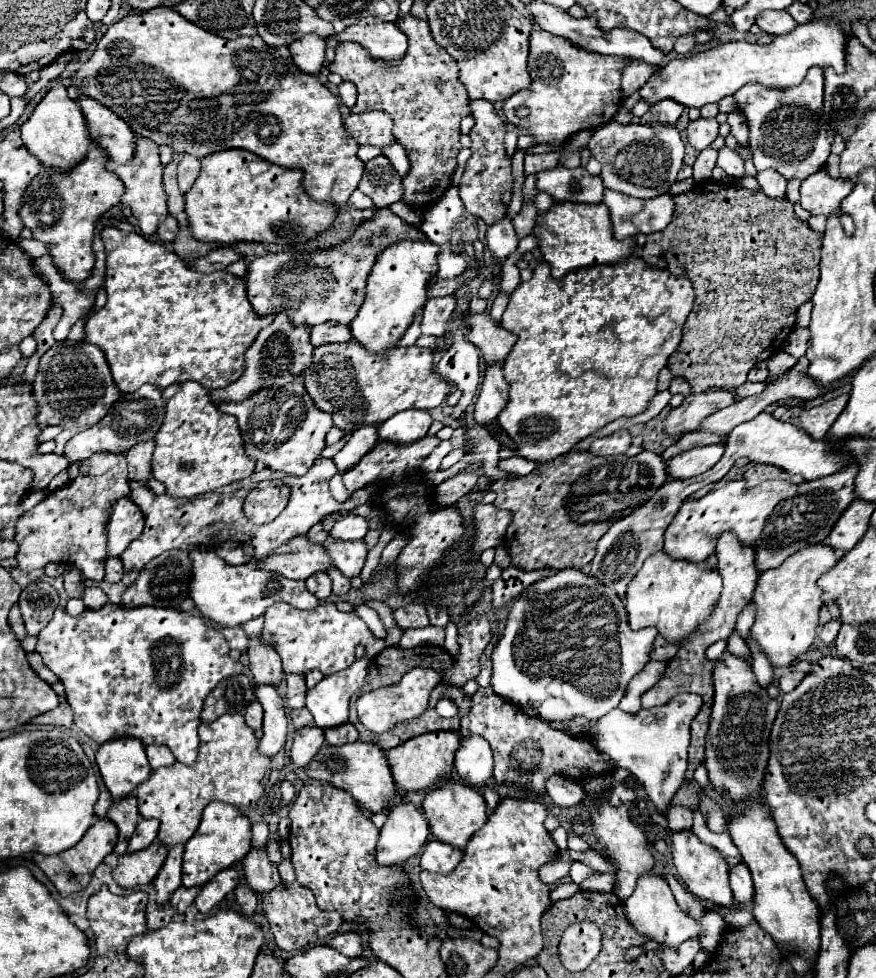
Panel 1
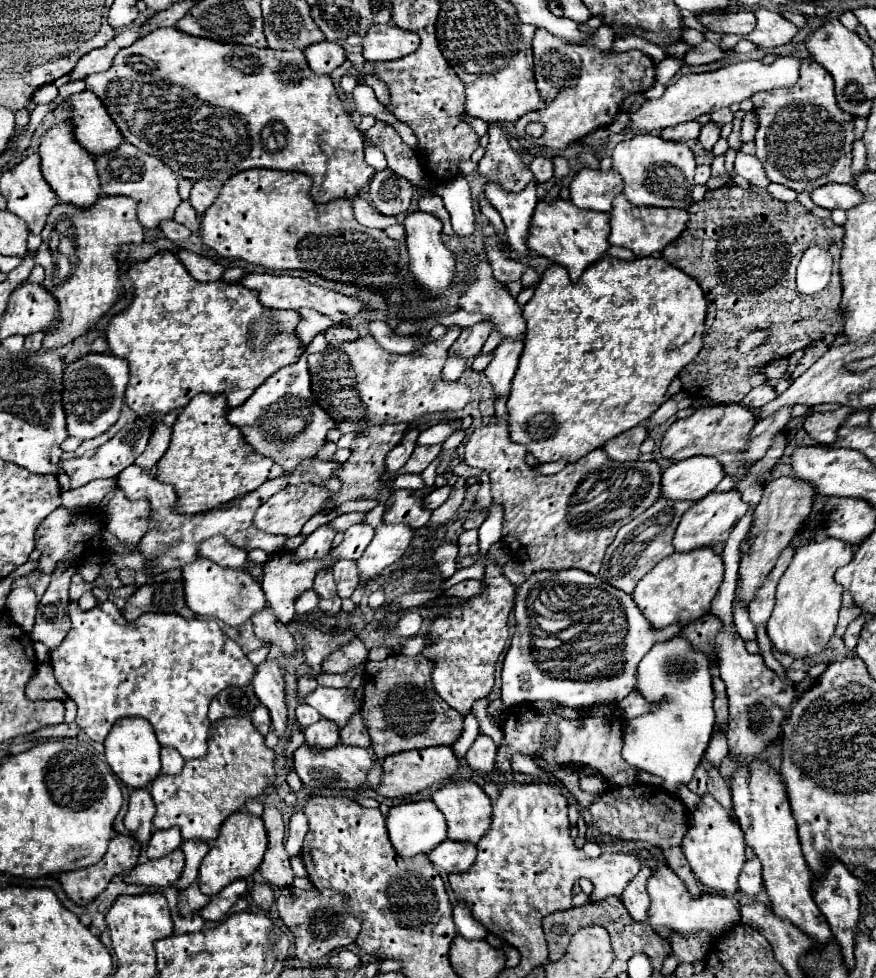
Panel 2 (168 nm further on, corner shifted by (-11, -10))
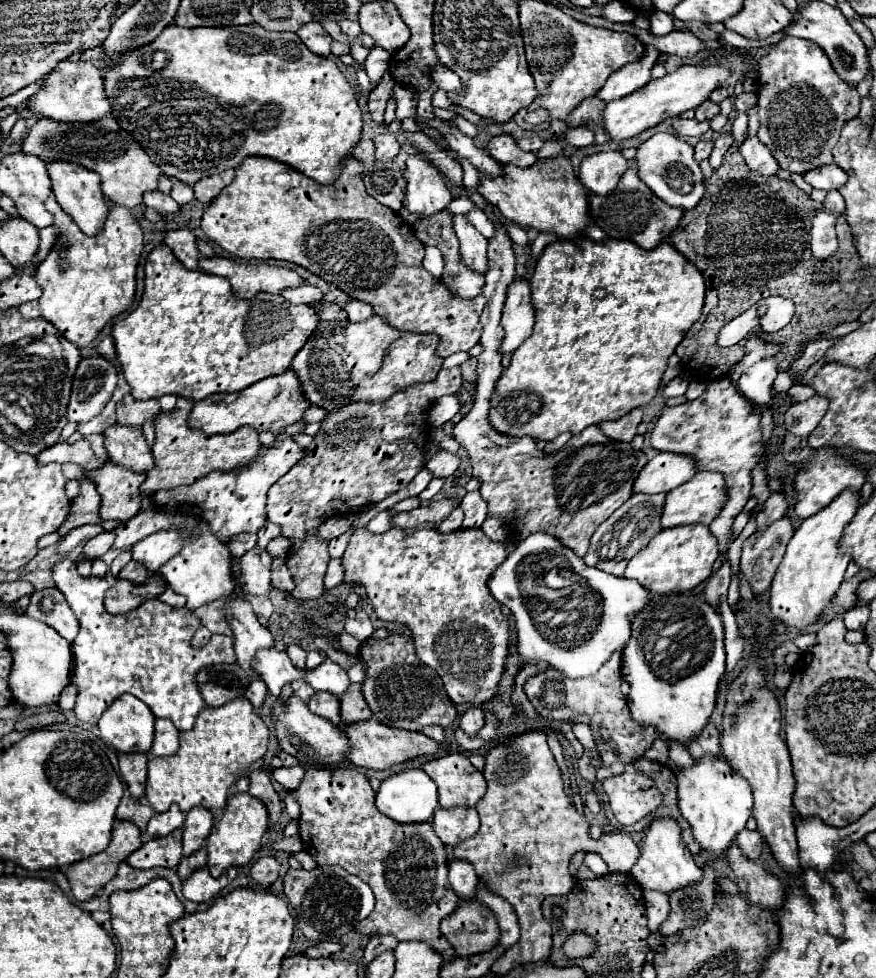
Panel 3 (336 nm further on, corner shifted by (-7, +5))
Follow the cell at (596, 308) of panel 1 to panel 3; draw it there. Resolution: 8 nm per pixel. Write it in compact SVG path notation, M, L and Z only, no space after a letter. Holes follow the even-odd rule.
M582 239L580 243L574 241L554 241L550 243L542 255L536 261L534 273L530 277L530 289L532 289L532 305L536 309L536 323L532 335L512 353L512 365L504 371L504 375L498 379L498 397L492 399L490 407L490 423L494 425L496 431L504 435L528 435L532 439L542 439L542 441L552 441L560 433L582 433L590 425L598 425L602 421L610 419L620 419L628 411L646 405L652 401L656 395L662 375L666 371L668 357L674 353L678 343L686 337L690 327L698 321L702 315L702 305L704 305L704 279L700 271L686 259L682 257L668 241L662 241L656 249L644 251L632 241L626 239L606 239L606 241L592 241L592 239Z

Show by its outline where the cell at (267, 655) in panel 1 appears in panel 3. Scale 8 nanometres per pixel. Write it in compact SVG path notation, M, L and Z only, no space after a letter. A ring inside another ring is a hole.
M254 547L240 559L240 579L242 589L248 595L262 595L270 597L272 593L272 581L270 581L270 563L272 557L266 549Z

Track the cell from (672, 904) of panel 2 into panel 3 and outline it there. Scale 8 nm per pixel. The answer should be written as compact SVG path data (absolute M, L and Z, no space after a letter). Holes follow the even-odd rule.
M670 819L652 821L652 825L648 827L648 831L642 839L642 855L630 873L632 873L632 877L636 877L636 881L644 889L654 889L654 891L660 891L666 895L670 895L678 889L692 887L692 885L700 883L704 877L702 869L694 863L688 847L680 839L680 827L676 825L676 821L670 821Z

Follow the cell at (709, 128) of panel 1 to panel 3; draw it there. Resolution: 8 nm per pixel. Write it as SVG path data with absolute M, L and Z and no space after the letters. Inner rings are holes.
M706 99L700 107L696 107L696 119L698 119L698 121L710 121L710 119L714 119L718 113L720 113L718 103L712 103L710 99Z

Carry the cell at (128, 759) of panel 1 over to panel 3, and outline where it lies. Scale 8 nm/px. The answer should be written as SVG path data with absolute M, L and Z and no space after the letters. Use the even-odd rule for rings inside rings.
M118 697L100 717L100 737L118 753L148 755L154 741L152 713L136 697Z

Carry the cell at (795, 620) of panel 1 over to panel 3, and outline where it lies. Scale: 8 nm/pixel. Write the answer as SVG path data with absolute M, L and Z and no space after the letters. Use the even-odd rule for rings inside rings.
M854 491L840 493L828 505L828 509L822 509L820 513L804 519L802 525L796 529L770 587L770 613L774 615L774 619L798 631L822 619L822 613L836 595L844 579L844 571L850 563L848 555L838 553L838 541L846 525L856 515L858 505L860 505L860 493Z

